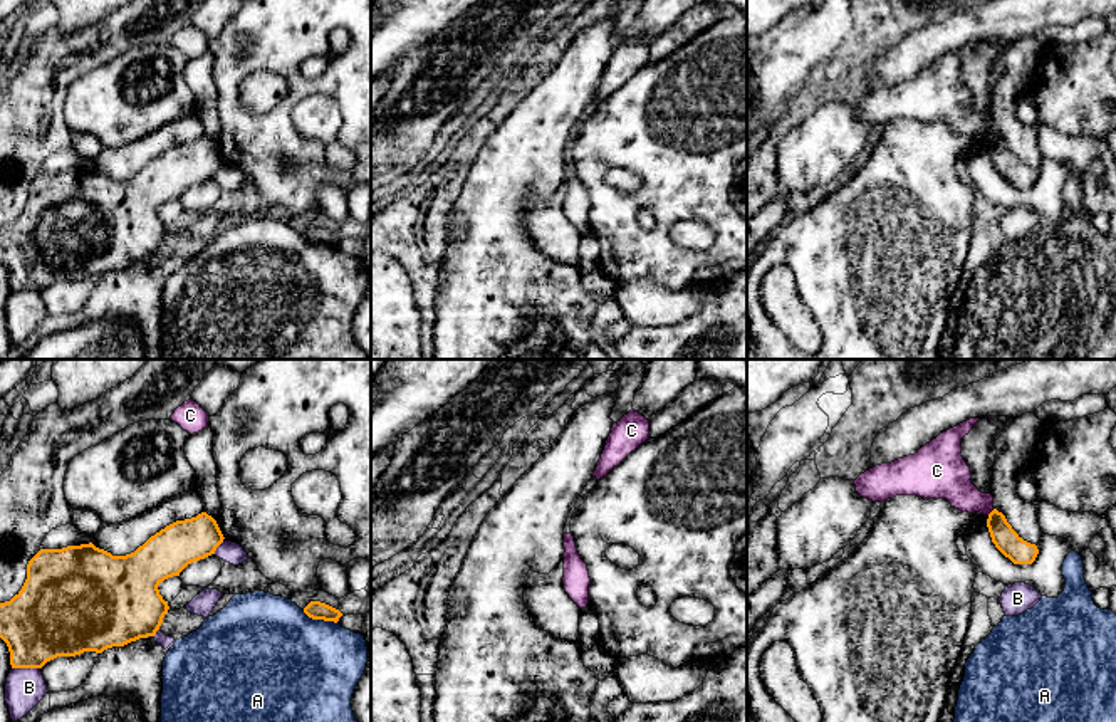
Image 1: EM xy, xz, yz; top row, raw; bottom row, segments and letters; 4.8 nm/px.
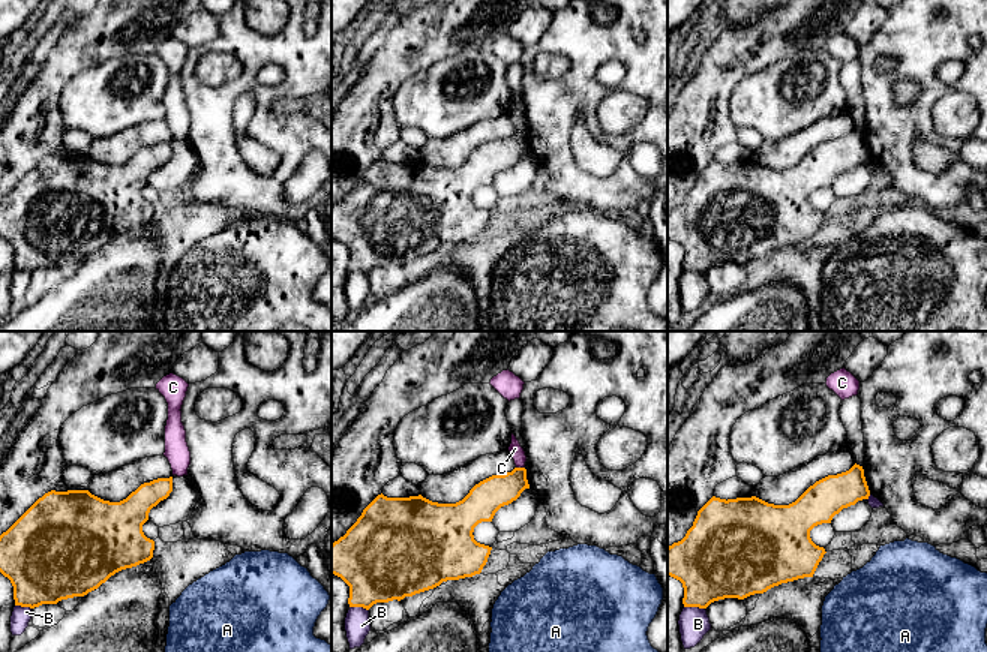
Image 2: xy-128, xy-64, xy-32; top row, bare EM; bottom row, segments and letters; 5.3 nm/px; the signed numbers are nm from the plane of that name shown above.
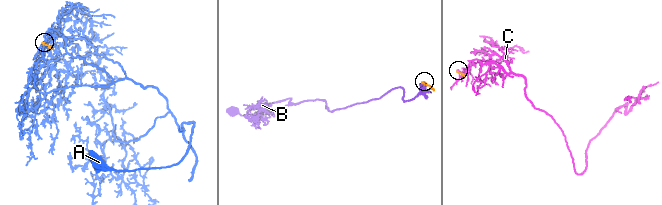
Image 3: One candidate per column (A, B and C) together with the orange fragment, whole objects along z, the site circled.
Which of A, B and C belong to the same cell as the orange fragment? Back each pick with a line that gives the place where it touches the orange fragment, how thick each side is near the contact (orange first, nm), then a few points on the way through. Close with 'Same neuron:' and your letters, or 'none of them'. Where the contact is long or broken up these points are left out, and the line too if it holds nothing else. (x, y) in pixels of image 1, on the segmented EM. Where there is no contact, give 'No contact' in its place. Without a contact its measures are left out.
Same neuron: none of them

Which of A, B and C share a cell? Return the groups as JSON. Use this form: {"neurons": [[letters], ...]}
{"neurons": [["A"], ["B"], ["C"]]}

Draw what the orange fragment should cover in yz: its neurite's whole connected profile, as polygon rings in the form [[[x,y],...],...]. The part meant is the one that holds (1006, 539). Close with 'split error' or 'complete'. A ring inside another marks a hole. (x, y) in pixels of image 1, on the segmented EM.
[[[997,509],[988,514],[987,527],[995,547],[1014,564],[1032,564],[1035,561],[1037,546],[1024,541]]]; complete

